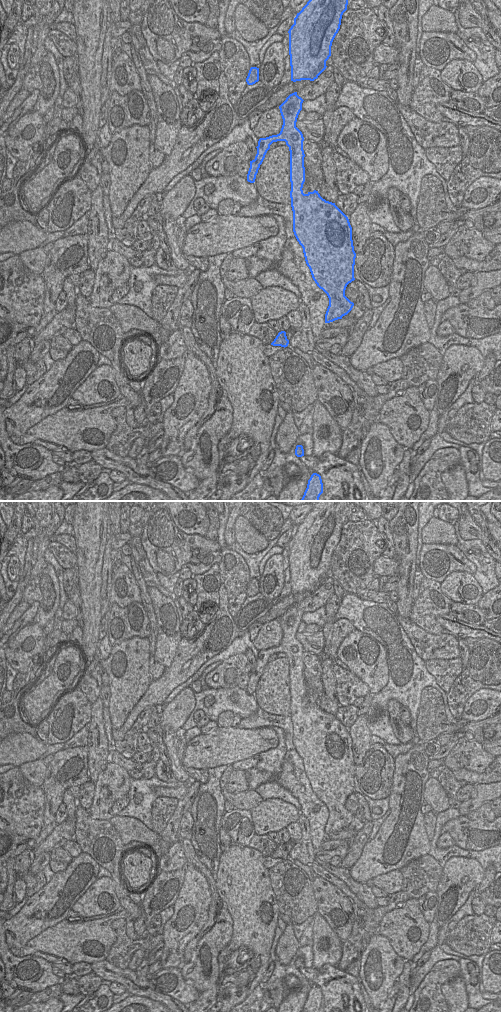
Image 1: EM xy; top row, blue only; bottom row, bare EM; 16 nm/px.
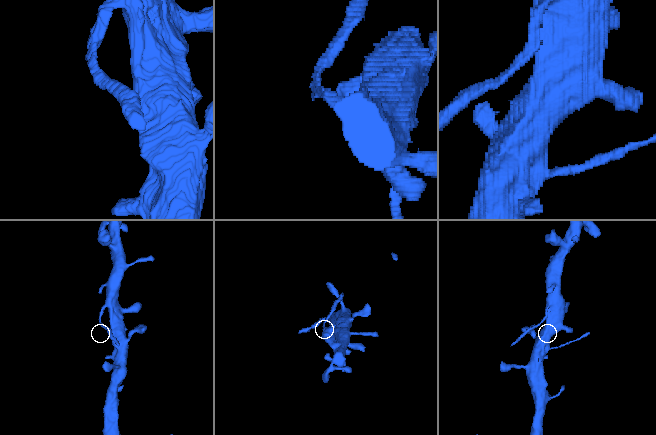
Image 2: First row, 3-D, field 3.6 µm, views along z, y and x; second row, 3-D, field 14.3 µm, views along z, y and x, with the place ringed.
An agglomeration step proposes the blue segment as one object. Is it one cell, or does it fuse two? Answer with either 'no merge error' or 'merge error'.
merge error

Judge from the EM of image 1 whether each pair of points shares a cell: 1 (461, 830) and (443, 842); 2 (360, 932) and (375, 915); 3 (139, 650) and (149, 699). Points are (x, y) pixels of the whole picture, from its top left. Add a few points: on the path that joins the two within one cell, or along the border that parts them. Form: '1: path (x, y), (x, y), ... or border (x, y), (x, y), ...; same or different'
1: border (442, 833), (447, 832), (455, 844); different
2: path (363, 928), (371, 919); same
3: border (152, 680), (145, 693), (133, 707); different

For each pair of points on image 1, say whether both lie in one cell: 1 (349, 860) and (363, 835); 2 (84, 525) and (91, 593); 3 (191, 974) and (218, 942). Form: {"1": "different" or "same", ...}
{"1": "same", "2": "same", "3": "same"}

